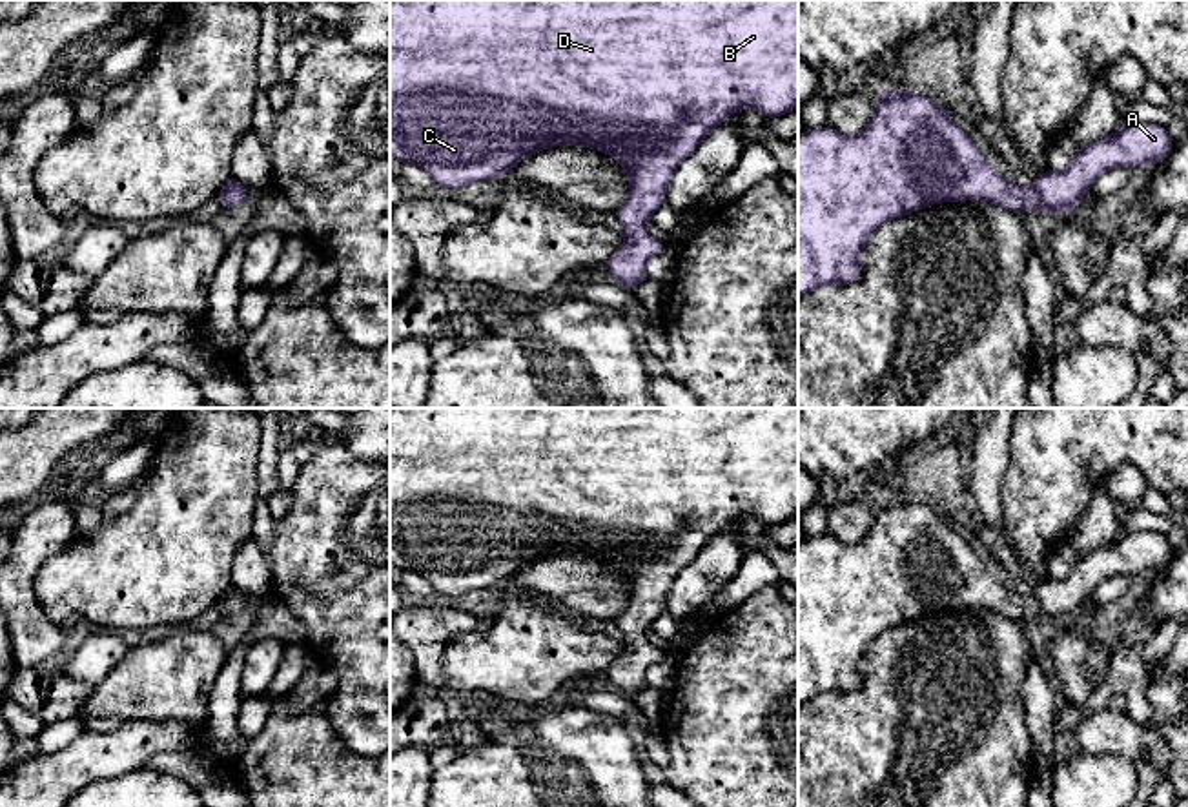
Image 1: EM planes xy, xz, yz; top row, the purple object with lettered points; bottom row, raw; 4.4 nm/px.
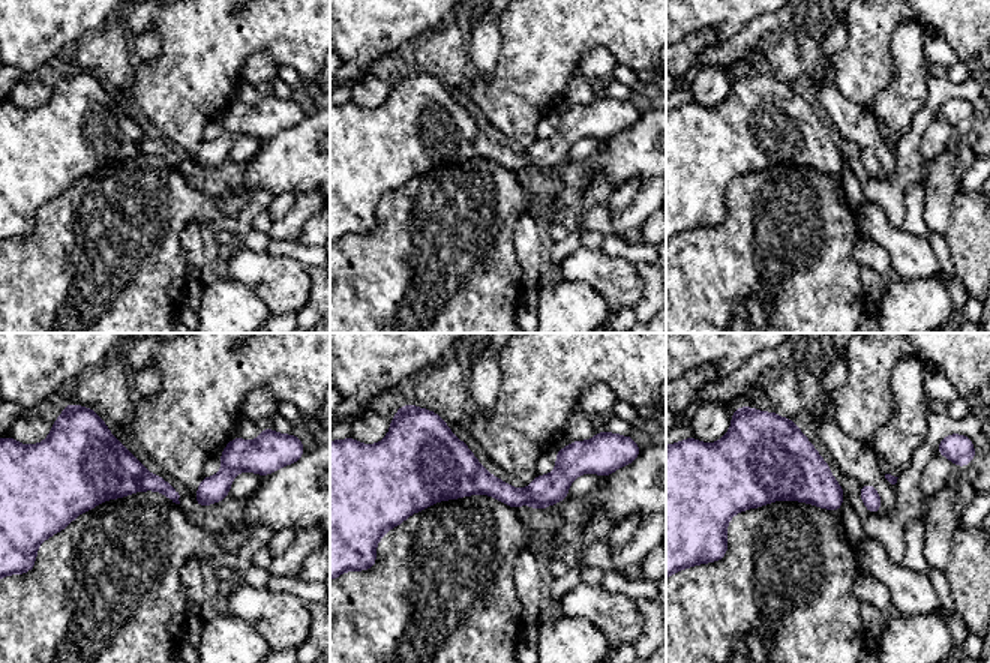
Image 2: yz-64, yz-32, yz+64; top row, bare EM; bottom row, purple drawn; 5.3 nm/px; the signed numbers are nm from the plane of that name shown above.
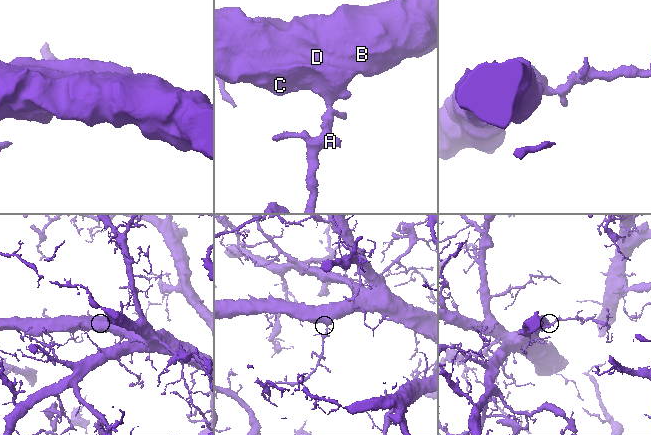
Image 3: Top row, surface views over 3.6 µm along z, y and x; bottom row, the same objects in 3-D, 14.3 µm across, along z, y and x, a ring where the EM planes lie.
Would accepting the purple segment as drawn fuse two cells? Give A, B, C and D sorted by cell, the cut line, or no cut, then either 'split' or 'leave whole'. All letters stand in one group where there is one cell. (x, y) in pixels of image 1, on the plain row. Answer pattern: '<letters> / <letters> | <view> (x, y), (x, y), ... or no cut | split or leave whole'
A B C D | no cut | leave whole

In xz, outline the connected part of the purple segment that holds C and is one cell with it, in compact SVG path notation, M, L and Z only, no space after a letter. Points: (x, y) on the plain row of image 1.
M390 408L390 563L401 572L425 576L437 594L457 598L501 585L521 567L558 552L601 557L630 585L627 608L618 621L627 649L603 674L629 698L647 687L649 669L667 654L650 645L645 632L665 612L667 592L678 572L740 516L753 516L765 526L776 526L796 514L798 408Z

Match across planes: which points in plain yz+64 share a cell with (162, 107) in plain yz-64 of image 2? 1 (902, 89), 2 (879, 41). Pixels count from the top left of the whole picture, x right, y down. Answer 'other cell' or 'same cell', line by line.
1: other cell
2: same cell

